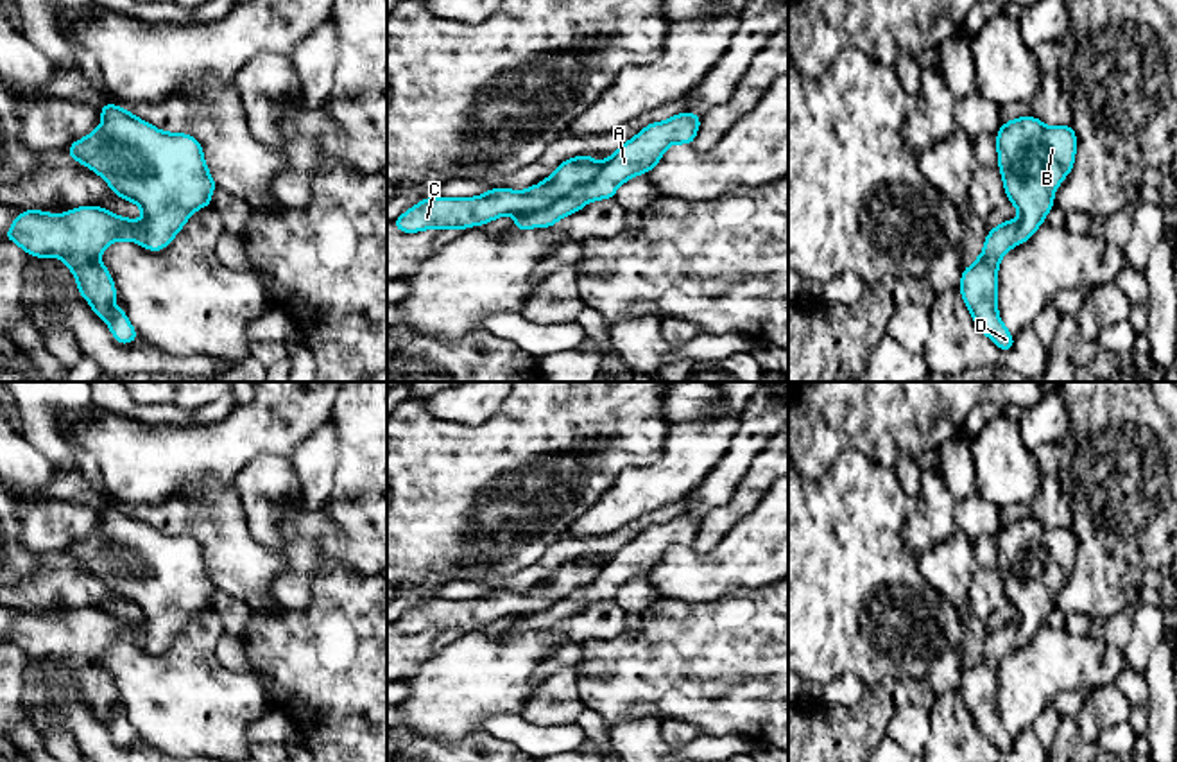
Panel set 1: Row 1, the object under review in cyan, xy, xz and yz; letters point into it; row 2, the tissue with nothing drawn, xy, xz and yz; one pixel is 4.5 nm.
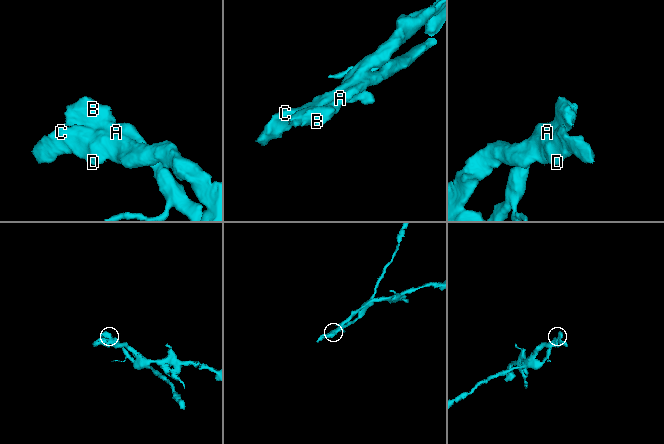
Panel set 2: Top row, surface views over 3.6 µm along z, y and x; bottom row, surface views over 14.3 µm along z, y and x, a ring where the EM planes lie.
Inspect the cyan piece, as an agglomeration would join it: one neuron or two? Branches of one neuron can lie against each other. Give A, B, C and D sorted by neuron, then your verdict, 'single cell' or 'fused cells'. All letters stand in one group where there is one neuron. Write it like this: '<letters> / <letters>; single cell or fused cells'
A B / C D; fused cells

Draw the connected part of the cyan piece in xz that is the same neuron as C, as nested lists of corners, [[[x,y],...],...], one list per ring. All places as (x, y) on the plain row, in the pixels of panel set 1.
[[[582,556],[563,563],[543,584],[521,593],[491,590],[477,599],[426,599],[392,622],[392,626],[401,635],[444,629],[464,633],[468,628],[482,628],[502,617],[528,617],[548,610],[573,590],[589,584],[598,576],[600,567],[602,563]]]

